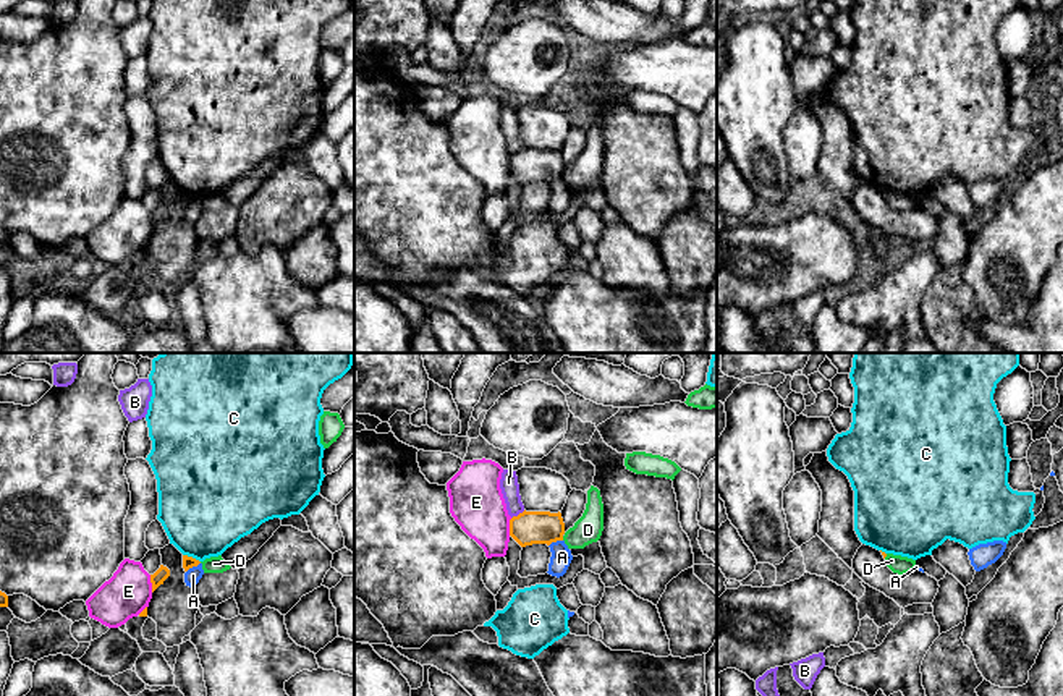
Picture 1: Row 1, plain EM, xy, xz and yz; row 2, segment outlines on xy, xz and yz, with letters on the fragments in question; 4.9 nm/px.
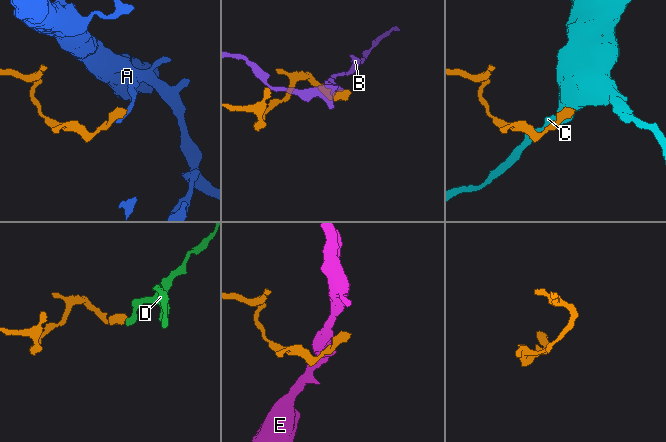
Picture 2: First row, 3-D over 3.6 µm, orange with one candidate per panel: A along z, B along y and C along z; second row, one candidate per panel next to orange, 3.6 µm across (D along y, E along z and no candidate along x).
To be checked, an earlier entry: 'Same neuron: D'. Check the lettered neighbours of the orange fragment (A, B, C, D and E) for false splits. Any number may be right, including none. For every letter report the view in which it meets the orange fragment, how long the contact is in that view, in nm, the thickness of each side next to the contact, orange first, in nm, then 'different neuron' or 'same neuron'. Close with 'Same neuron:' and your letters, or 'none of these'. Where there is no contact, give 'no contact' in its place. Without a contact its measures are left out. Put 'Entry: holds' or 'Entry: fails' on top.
Entry: fails
A: xy | 90 nm | 60/80 nm | different neuron
B: xz | 80 nm | 170/90 nm | different neuron
C: xy | 100 nm | 60/460 nm | different neuron
D: xz | 30 nm | 170/140 nm | different neuron
E: xy | 90 nm | 70/220 nm | different neuron
Same neuron: none of these

